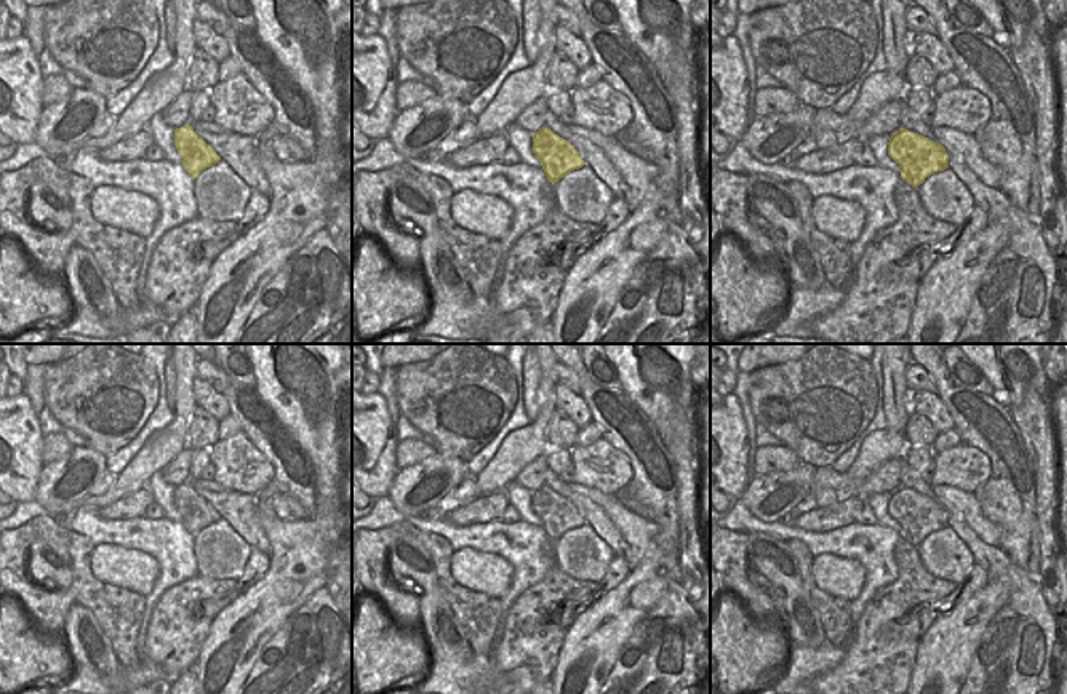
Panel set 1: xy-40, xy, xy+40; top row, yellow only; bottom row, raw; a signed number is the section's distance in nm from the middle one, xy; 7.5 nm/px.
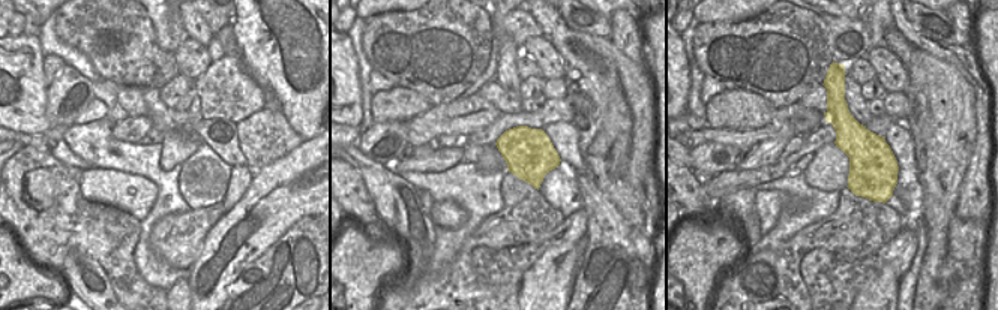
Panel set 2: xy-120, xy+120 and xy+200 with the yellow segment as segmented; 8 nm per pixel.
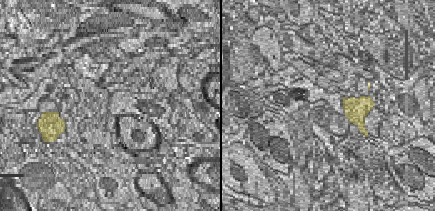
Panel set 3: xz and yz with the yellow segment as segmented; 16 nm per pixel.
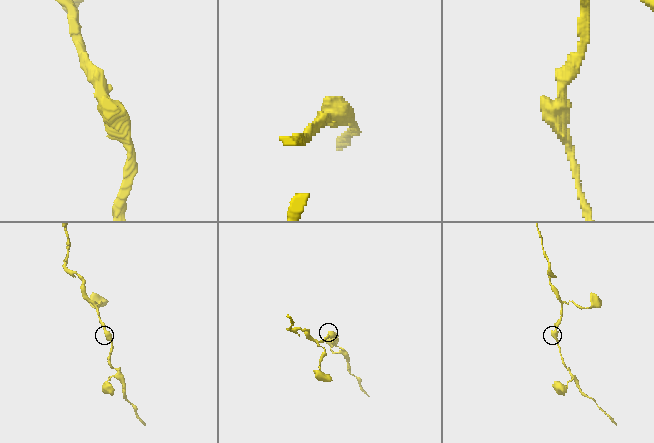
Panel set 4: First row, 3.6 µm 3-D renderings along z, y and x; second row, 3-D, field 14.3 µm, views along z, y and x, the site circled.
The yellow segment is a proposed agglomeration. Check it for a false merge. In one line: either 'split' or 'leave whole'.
split

